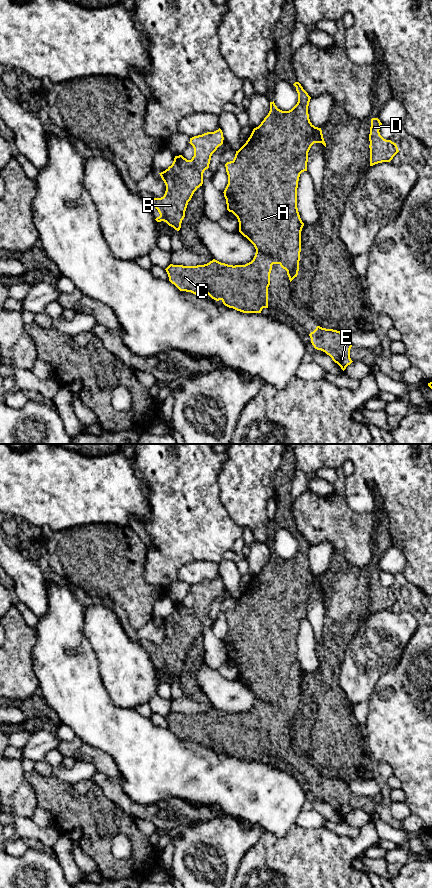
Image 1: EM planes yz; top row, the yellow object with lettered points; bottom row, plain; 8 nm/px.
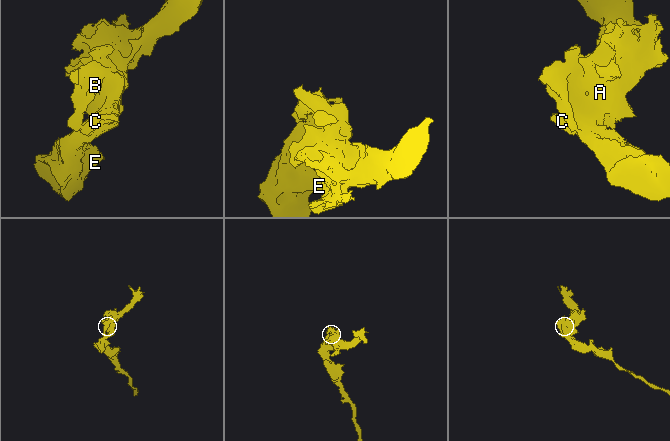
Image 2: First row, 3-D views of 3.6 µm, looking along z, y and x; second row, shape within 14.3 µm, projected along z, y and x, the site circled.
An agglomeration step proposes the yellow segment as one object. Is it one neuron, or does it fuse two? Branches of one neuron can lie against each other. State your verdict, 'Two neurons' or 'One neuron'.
One neuron

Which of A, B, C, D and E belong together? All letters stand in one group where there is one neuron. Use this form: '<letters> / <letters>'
A B C D E

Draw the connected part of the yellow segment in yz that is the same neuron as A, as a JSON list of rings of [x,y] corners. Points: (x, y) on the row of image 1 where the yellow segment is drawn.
[[[299,82],[293,84],[296,87],[298,93],[298,102],[297,104],[289,111],[282,111],[277,108],[274,101],[270,102],[270,111],[268,115],[264,118],[261,124],[254,128],[250,137],[246,143],[236,151],[235,157],[232,161],[225,164],[226,172],[228,175],[228,184],[224,190],[224,197],[226,199],[227,210],[232,212],[238,219],[239,222],[239,232],[246,237],[255,247],[256,253],[253,260],[245,265],[228,265],[221,263],[215,259],[204,265],[197,266],[183,266],[183,265],[173,265],[170,264],[165,270],[168,274],[169,281],[174,284],[180,291],[191,292],[195,295],[203,297],[205,294],[208,294],[212,299],[219,301],[221,300],[223,304],[229,308],[233,308],[237,311],[243,313],[261,313],[263,308],[268,308],[268,287],[270,285],[270,273],[272,270],[273,264],[279,264],[283,269],[287,271],[290,282],[297,277],[299,271],[299,261],[300,261],[300,252],[301,252],[301,231],[304,226],[302,222],[298,208],[297,208],[297,188],[300,174],[304,171],[307,171],[307,162],[308,162],[308,152],[311,146],[314,143],[322,143],[326,147],[326,143],[323,138],[321,128],[315,127],[309,119],[308,106],[311,97],[303,89]]]

